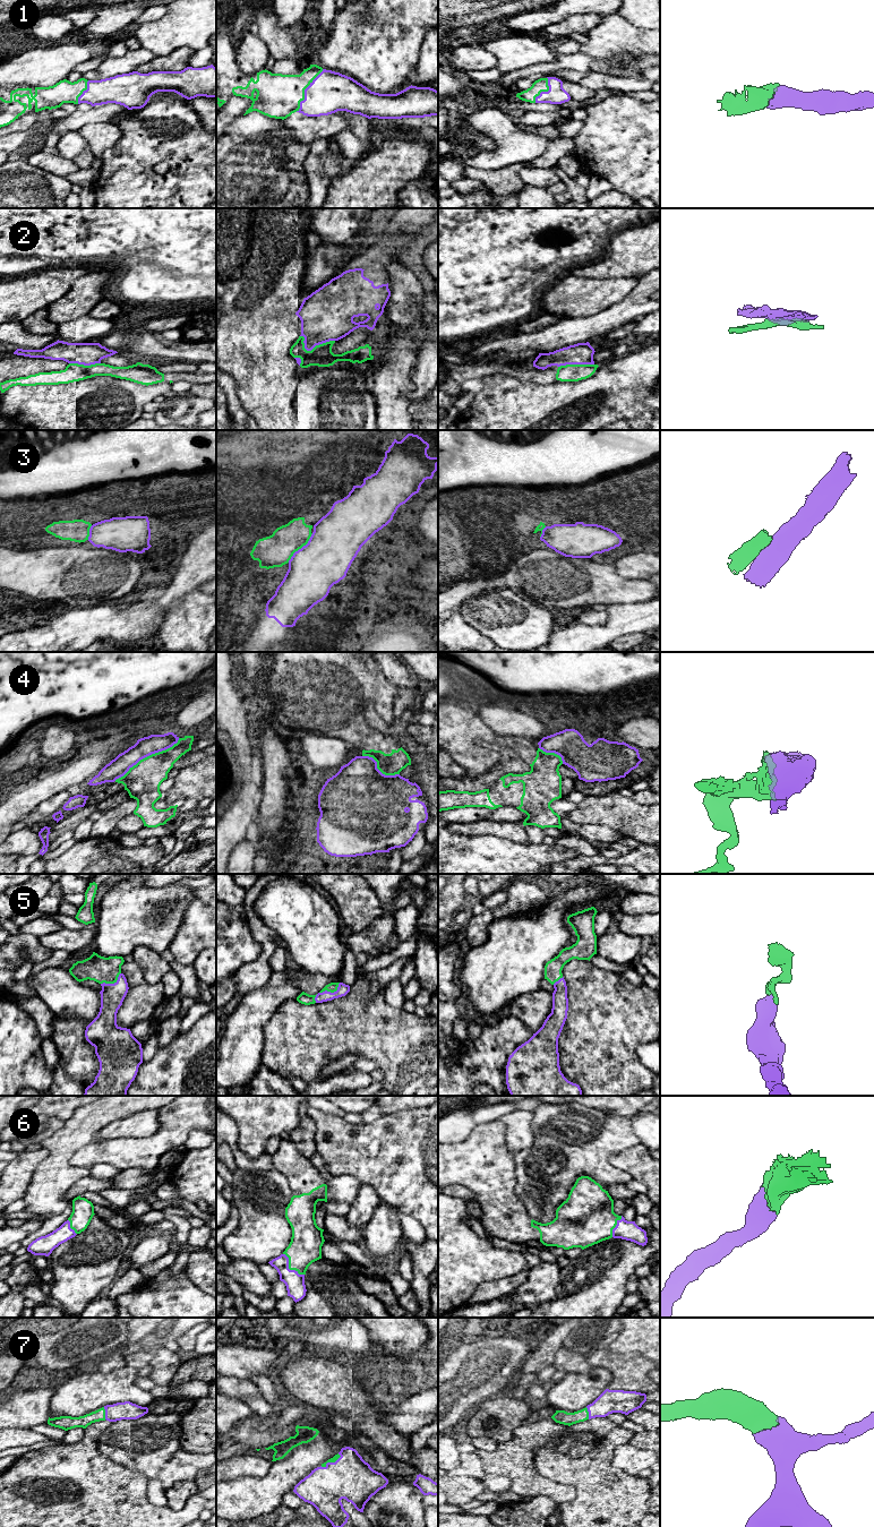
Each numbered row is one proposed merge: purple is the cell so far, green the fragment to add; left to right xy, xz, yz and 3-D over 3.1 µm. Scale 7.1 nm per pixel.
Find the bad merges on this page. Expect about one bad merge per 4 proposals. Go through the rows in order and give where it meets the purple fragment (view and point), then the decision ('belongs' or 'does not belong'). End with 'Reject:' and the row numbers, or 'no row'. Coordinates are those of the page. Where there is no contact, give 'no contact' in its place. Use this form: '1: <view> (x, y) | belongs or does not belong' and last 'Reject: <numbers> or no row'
1: xz (305, 91) | belongs
2: xz (313, 348) | does not belong
3: xz (301, 548) | does not belong
4: xy (147, 755) | does not belong
5: xz (330, 992) | belongs
6: xz (288, 1268) | belongs
7: xz (331, 1463) | belongs
Reject: 2, 3, 4

